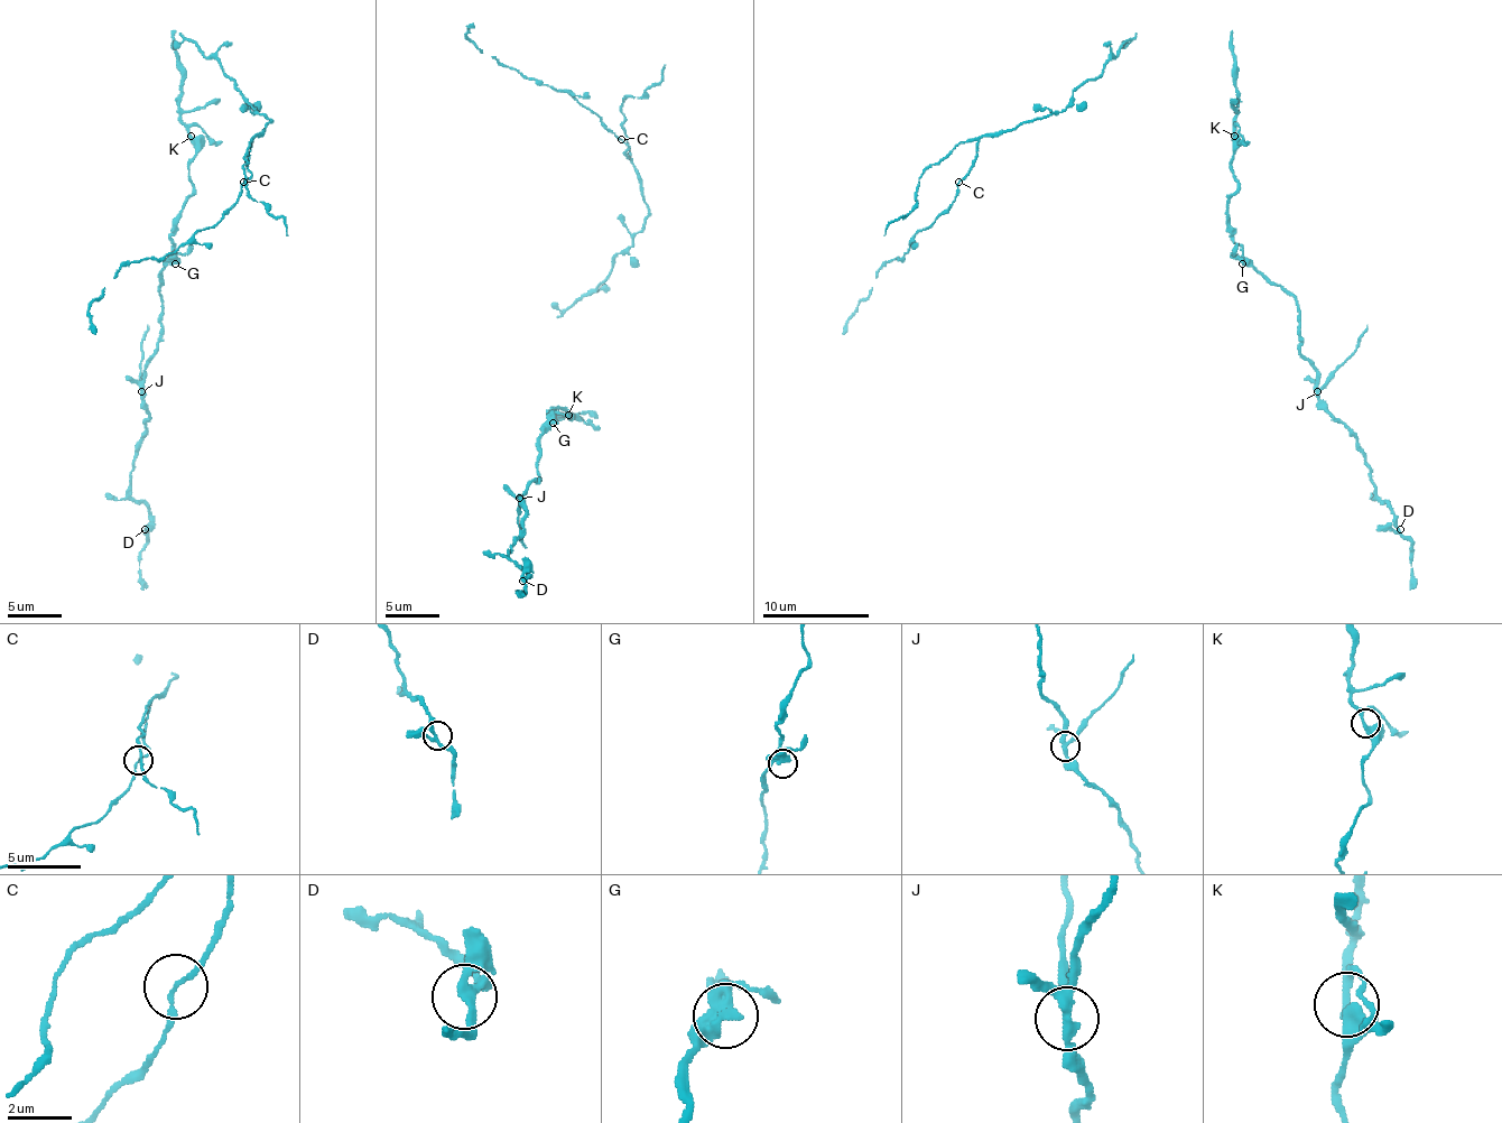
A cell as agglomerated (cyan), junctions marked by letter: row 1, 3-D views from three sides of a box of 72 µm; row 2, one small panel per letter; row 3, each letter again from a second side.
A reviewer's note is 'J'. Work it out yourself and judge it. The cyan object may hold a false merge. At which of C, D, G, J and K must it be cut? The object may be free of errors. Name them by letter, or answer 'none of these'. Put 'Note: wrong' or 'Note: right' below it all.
J
Note: right

